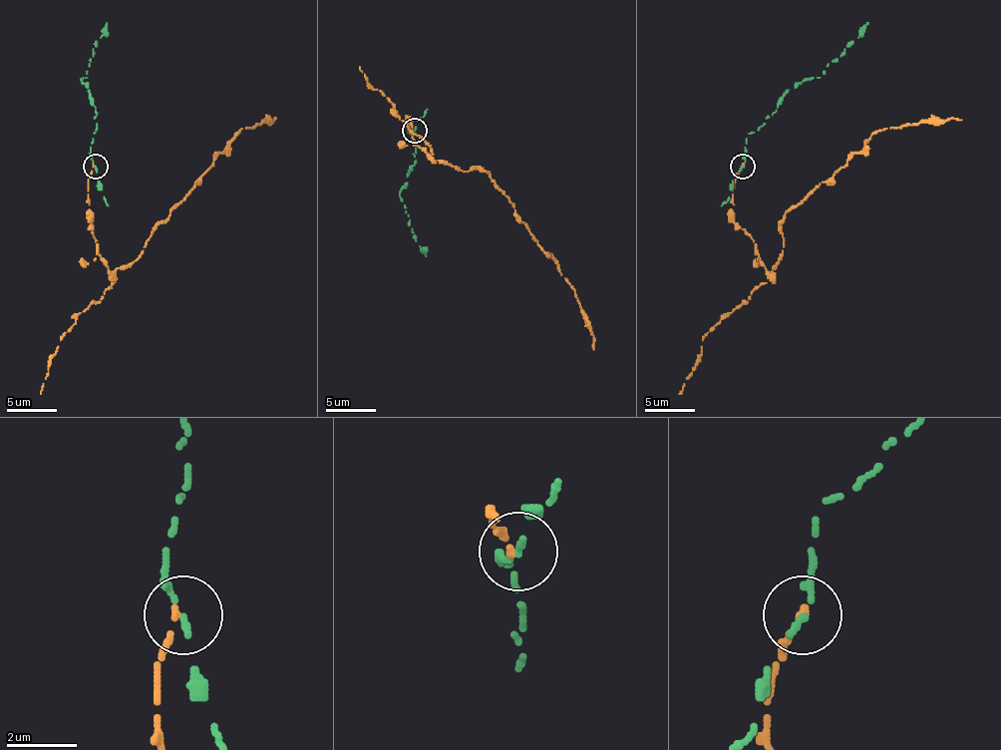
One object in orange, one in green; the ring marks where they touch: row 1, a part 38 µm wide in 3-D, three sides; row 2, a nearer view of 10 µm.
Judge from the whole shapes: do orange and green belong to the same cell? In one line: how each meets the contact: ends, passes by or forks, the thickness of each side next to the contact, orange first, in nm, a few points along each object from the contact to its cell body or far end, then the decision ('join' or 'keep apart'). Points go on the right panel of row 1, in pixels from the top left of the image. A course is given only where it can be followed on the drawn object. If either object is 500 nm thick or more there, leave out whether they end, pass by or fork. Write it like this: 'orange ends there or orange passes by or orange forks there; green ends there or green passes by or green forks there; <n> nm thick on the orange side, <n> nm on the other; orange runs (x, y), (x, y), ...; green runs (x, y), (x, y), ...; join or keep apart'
orange ends there; green ends there; 200 nm thick on the orange side, 220 nm on the other; orange runs (743, 167), (733, 184), (733, 221), (771, 271), (781, 256), (781, 221), (872, 134), (962, 119); green runs (743, 167), (748, 134), (773, 114), (781, 97), (806, 79), (823, 74), (867, 22); keep apart

